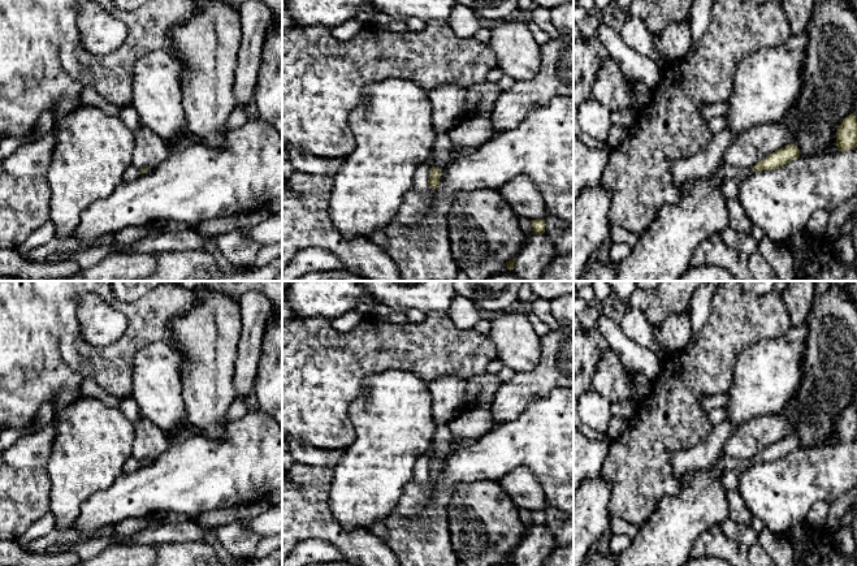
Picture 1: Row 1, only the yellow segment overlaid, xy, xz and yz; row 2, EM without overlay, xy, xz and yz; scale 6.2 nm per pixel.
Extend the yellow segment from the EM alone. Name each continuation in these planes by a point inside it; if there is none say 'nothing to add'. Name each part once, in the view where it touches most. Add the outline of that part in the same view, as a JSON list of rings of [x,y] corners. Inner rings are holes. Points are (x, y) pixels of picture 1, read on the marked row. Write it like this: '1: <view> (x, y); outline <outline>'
1: xz (442, 146); outline [[[438,133],[434,142],[433,154],[436,157],[436,168],[442,169],[450,159],[451,141],[447,133]]]

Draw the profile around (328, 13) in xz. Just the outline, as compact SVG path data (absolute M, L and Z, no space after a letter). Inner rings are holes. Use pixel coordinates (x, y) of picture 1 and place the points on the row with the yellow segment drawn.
M282 0L295 26L337 26L354 20L363 7L372 7L369 0Z

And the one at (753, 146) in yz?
M783 121L762 124L739 135L724 152L722 163L753 168L758 161L792 142L793 134Z

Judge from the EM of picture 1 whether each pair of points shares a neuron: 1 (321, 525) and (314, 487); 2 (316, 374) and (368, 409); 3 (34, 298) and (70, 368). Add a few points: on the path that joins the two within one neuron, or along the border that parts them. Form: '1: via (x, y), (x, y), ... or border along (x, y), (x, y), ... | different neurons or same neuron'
1: via (314, 515), (314, 496) | same neuron
2: border along (373, 375), (347, 409), (355, 431) | different neurons
3: via (34, 315), (34, 332), (53, 351) | same neuron

